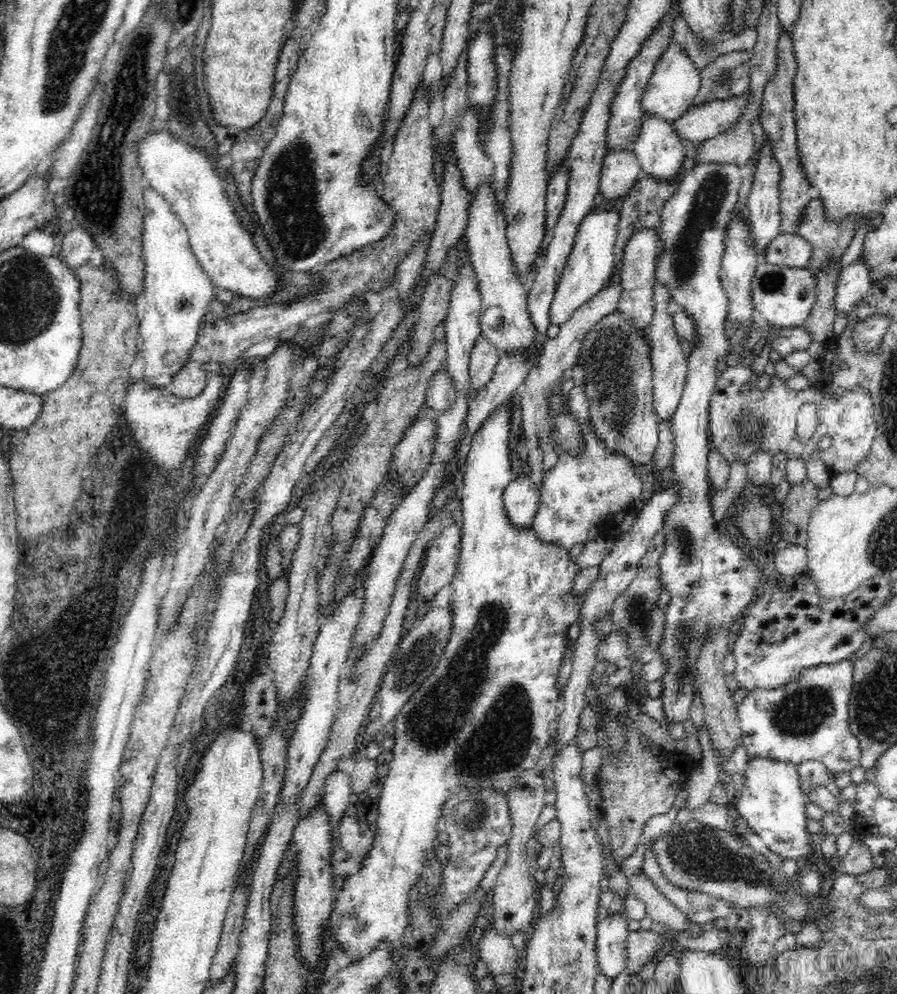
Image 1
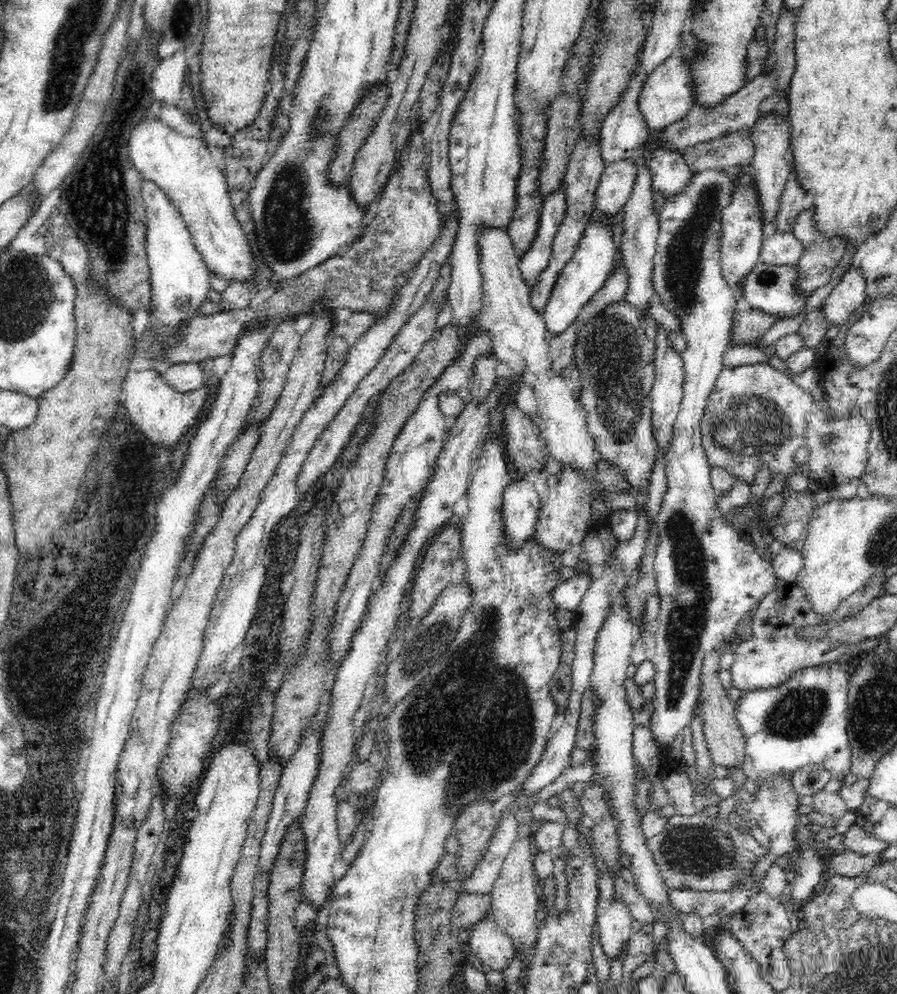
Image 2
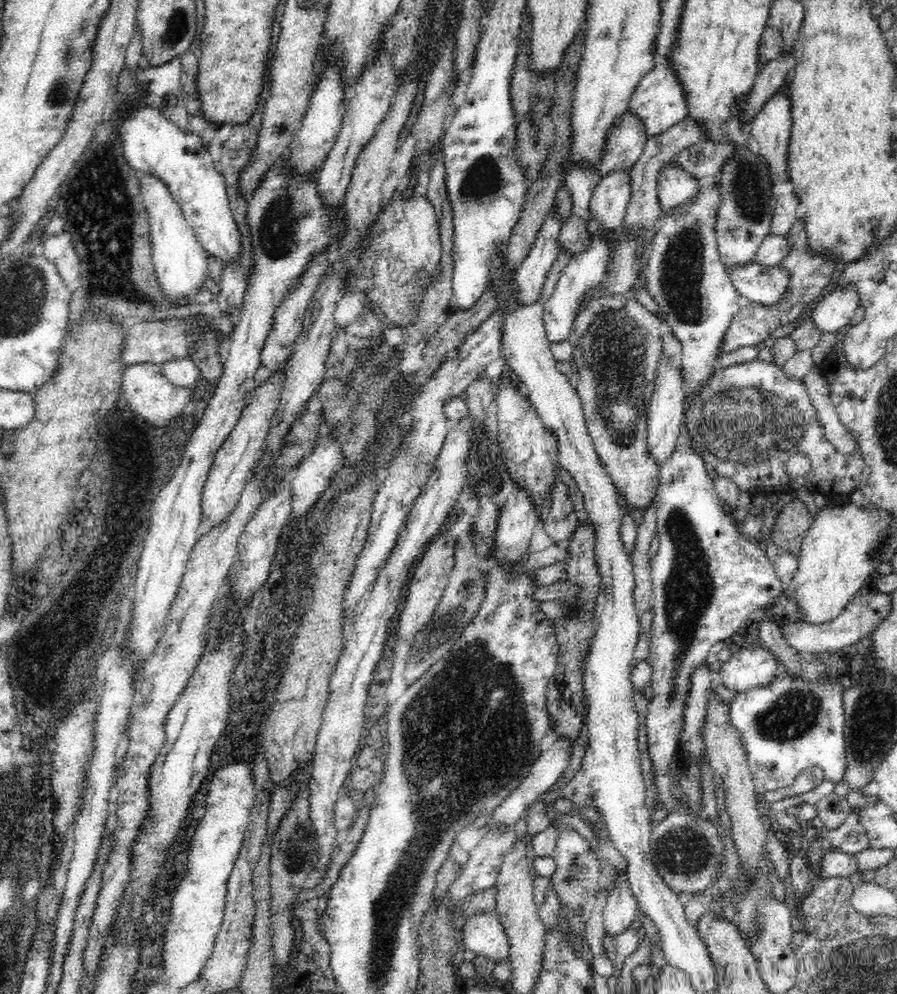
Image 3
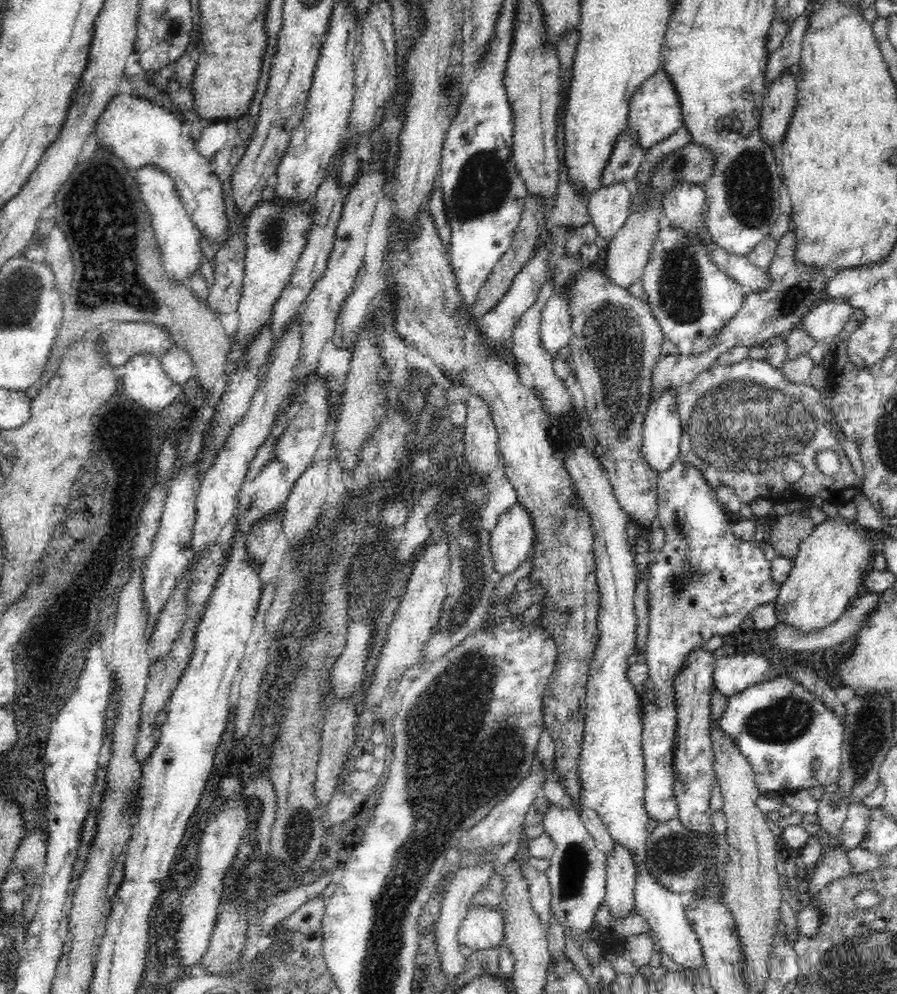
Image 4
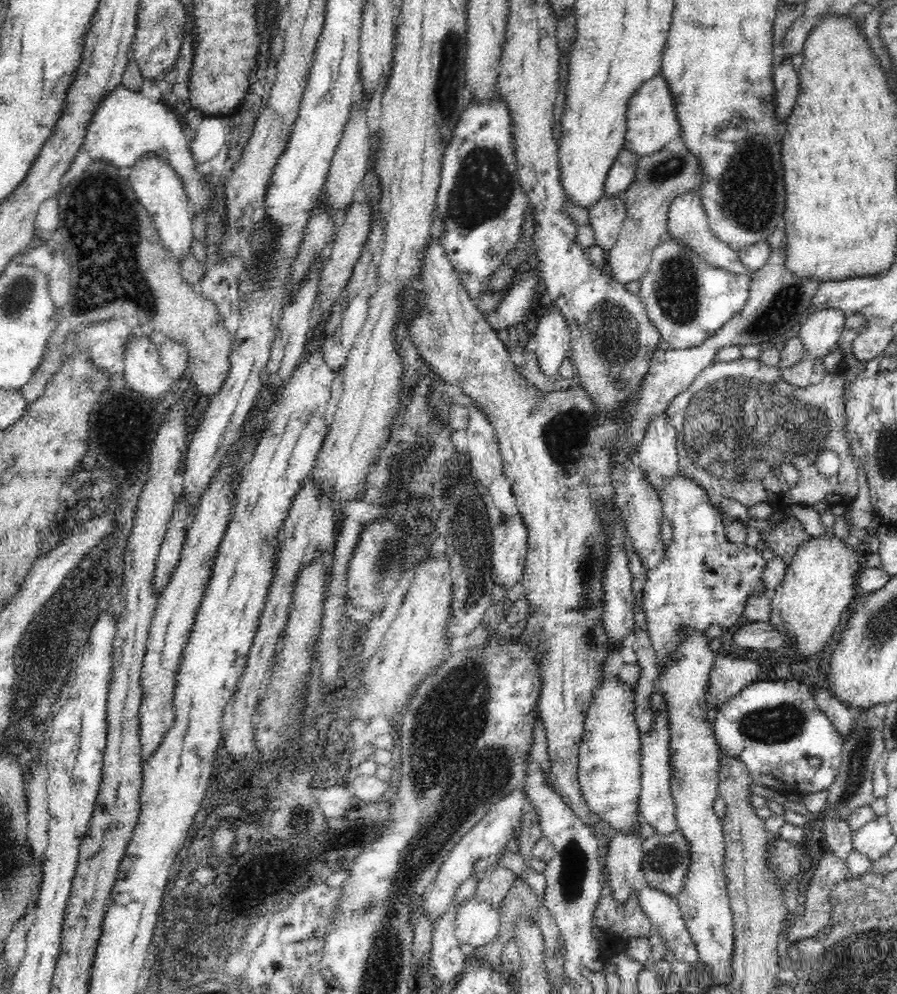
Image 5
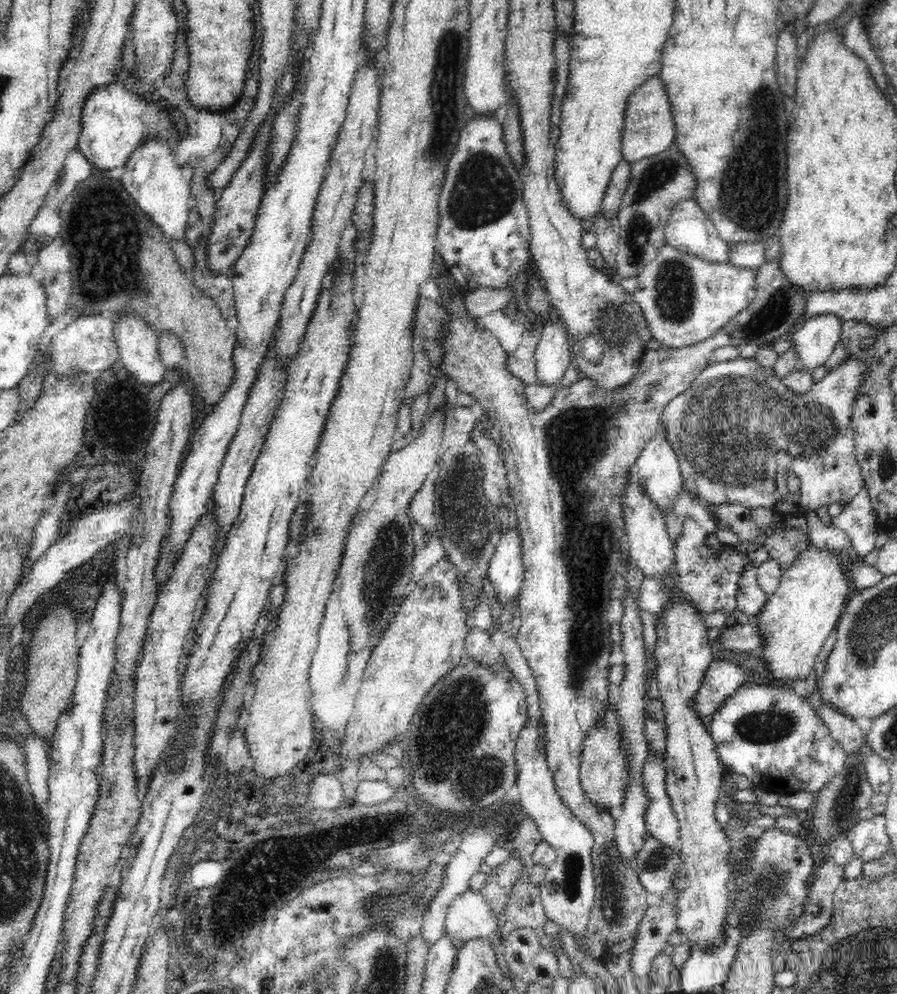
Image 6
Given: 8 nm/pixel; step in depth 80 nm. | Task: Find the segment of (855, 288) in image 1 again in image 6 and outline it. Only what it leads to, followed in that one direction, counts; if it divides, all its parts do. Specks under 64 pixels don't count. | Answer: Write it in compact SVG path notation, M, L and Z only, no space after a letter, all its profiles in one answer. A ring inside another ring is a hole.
M834 314L807 316L793 330L791 344L798 353L800 370L812 373L824 366L838 340L843 320Z

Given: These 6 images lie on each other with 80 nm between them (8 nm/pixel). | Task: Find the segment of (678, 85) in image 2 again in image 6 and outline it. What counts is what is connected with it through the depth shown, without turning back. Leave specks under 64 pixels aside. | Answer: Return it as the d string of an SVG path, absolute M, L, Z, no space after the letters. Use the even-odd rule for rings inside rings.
M659 76L650 77L628 97L622 131L621 156L630 164L664 152L675 142L675 122L665 83Z

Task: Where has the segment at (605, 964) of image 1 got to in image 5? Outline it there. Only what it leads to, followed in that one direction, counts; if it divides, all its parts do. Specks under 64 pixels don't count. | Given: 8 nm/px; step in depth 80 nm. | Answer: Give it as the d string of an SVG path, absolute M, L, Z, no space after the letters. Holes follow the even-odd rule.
M640 829L627 833L614 833L610 841L607 866L612 885L612 897L625 903L632 892L634 876L641 870L642 835Z

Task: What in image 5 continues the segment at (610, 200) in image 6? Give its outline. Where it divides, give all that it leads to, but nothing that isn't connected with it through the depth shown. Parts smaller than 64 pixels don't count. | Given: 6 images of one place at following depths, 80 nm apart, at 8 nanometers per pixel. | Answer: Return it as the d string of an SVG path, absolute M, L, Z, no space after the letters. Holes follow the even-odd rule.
M622 148L620 154L606 176L606 182L604 186L605 196L616 196L616 194L622 194L626 192L628 187L632 184L635 177L636 167L639 161L638 156Z

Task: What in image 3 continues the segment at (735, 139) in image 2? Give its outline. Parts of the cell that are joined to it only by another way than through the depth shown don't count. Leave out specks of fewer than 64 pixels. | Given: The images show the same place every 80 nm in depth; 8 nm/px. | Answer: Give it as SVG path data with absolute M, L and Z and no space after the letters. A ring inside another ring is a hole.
M702 140L681 150L670 161L700 180L719 174L723 164L736 153L737 148L733 144Z

